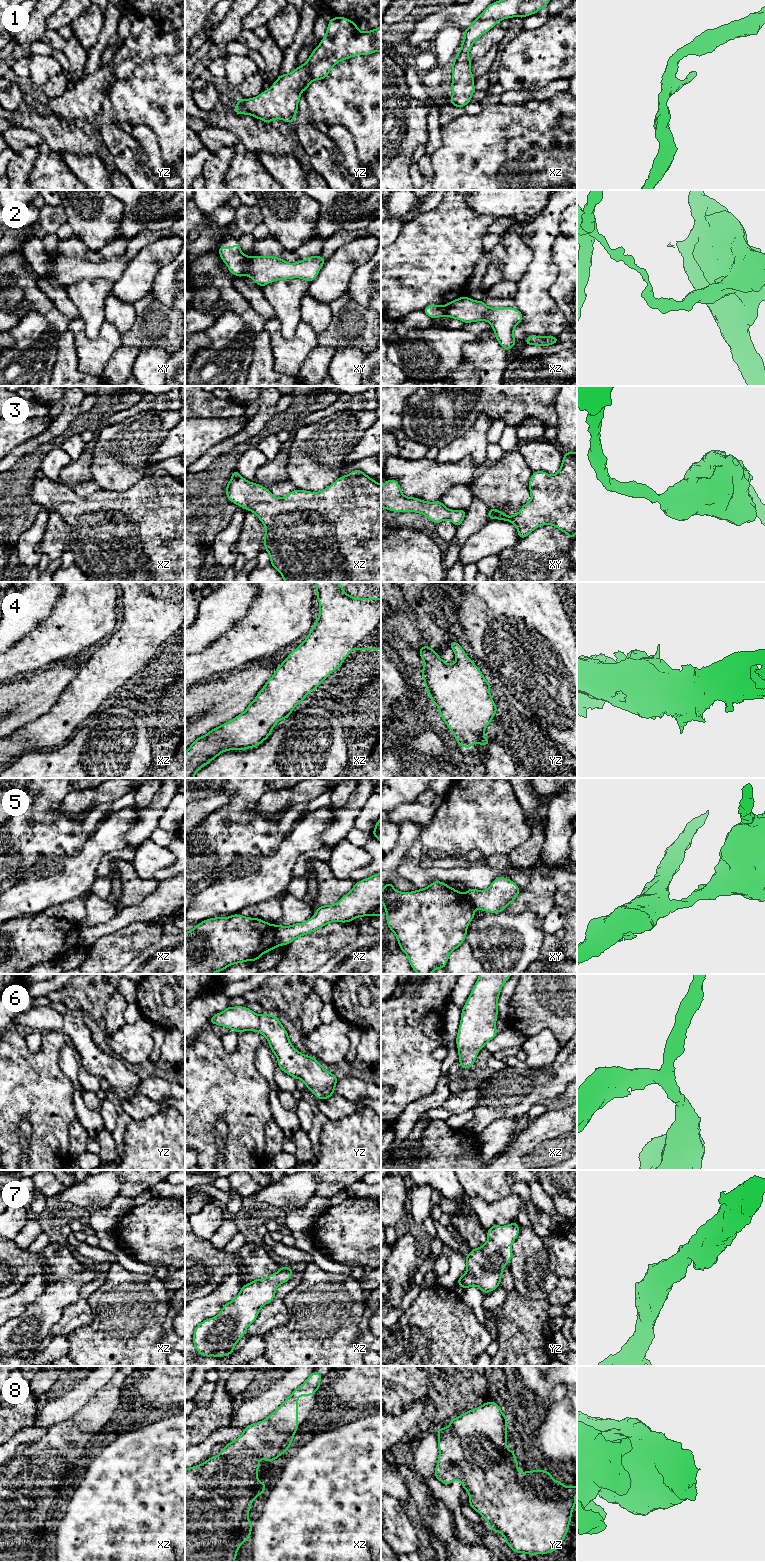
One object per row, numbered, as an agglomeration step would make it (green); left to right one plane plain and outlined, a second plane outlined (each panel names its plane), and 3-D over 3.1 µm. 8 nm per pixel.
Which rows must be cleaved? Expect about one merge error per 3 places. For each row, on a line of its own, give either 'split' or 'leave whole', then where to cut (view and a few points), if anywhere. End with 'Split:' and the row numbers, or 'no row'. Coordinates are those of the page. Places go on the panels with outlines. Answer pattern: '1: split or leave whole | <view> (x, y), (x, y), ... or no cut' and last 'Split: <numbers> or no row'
1: leave whole | no cut
2: split | xy (249, 258), (248, 273), (246, 275)
3: leave whole | no cut
4: leave whole | no cut
5: split | xz (275, 925), (274, 947)
6: leave whole | no cut
7: leave whole | no cut
8: leave whole | no cut
Split: 2, 5

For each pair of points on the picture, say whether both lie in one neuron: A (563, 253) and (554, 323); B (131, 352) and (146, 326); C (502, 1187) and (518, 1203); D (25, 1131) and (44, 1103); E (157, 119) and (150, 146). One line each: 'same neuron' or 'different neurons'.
A: different neurons
B: different neurons
C: different neurons
D: different neurons
E: different neurons

